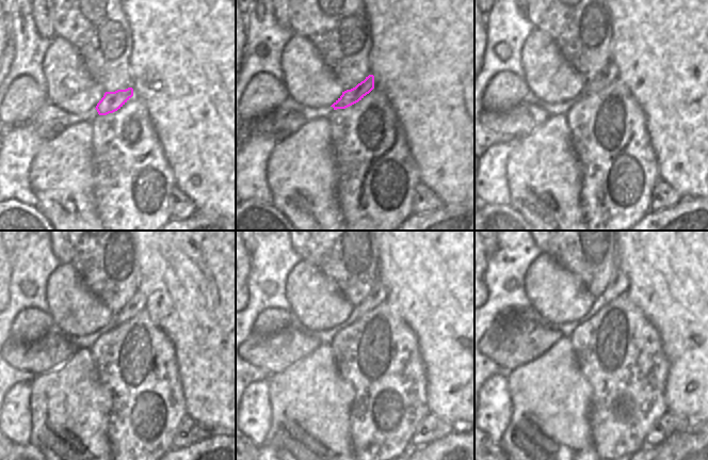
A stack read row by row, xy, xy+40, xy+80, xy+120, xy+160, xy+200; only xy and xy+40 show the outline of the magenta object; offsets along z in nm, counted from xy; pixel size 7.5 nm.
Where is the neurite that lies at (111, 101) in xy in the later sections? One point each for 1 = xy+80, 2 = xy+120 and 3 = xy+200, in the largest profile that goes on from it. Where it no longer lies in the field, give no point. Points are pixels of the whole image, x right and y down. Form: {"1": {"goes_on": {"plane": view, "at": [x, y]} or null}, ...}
{"1": {"goes_on": {"plane": "xy+80", "at": [609, 74]}}, "2": {"goes_on": {"plane": "xy+120", "at": [135, 304]}}, "3": {"goes_on": {"plane": "xy+200", "at": [618, 284]}}}

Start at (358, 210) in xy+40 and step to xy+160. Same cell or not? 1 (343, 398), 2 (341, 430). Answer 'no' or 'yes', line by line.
1: no
2: no

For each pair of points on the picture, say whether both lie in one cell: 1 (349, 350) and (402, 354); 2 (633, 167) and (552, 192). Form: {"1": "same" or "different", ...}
{"1": "same", "2": "different"}

